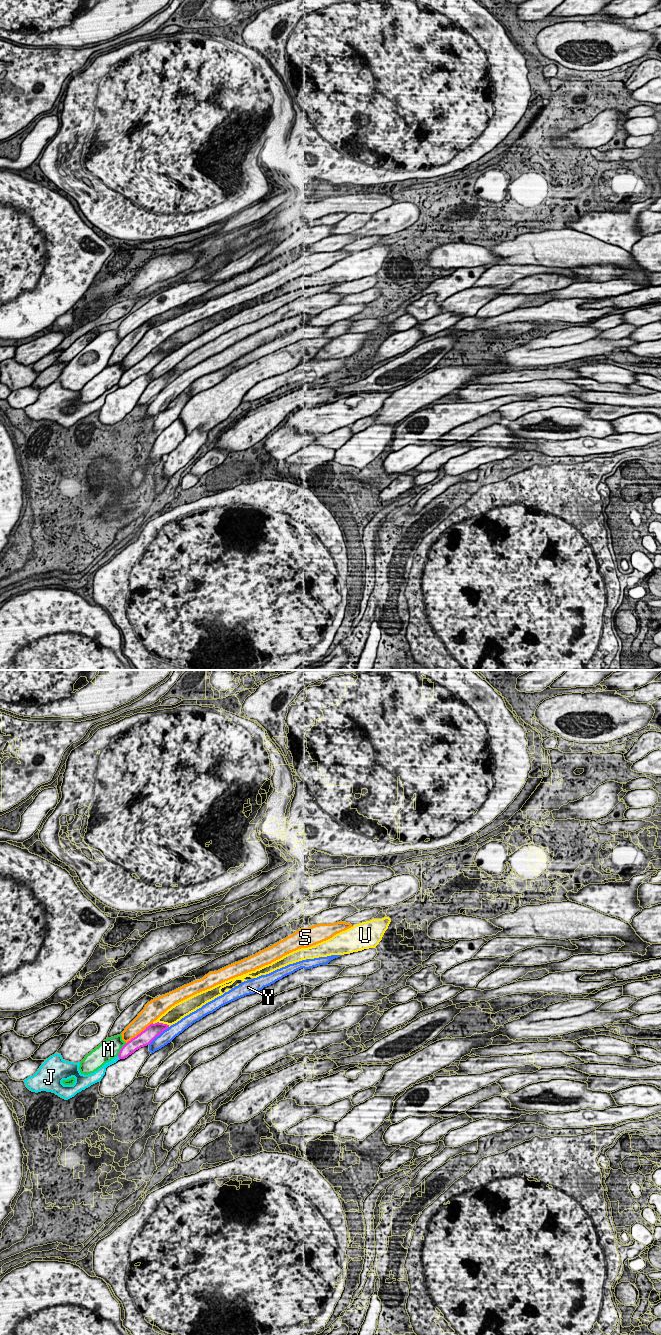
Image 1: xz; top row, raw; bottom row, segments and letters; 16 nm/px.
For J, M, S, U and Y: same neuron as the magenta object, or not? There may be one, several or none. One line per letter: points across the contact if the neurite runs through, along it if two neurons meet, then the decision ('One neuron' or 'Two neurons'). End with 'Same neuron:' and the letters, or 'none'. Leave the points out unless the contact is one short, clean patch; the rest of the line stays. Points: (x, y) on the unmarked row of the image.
J: Two neurons
M: Two neurons
S: Two neurons
U: Two neurons
Y: Two neurons
Same neuron: none

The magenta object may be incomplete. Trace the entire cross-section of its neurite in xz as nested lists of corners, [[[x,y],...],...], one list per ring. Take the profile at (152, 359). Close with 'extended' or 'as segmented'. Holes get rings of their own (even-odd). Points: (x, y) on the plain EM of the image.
[[[159,350],[150,352],[144,359],[132,366],[121,376],[118,382],[119,388],[125,387],[141,375],[149,373],[164,358],[168,357],[168,355],[169,353]]] | as segmented

